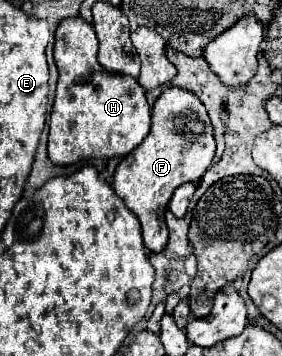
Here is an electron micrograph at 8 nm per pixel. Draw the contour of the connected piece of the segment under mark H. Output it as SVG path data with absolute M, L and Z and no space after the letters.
M80 16L66 18L56 30L54 60L60 72L50 114L48 156L56 166L70 166L88 158L116 158L130 154L150 132L150 106L136 78L118 80L97 59L94 28Z

